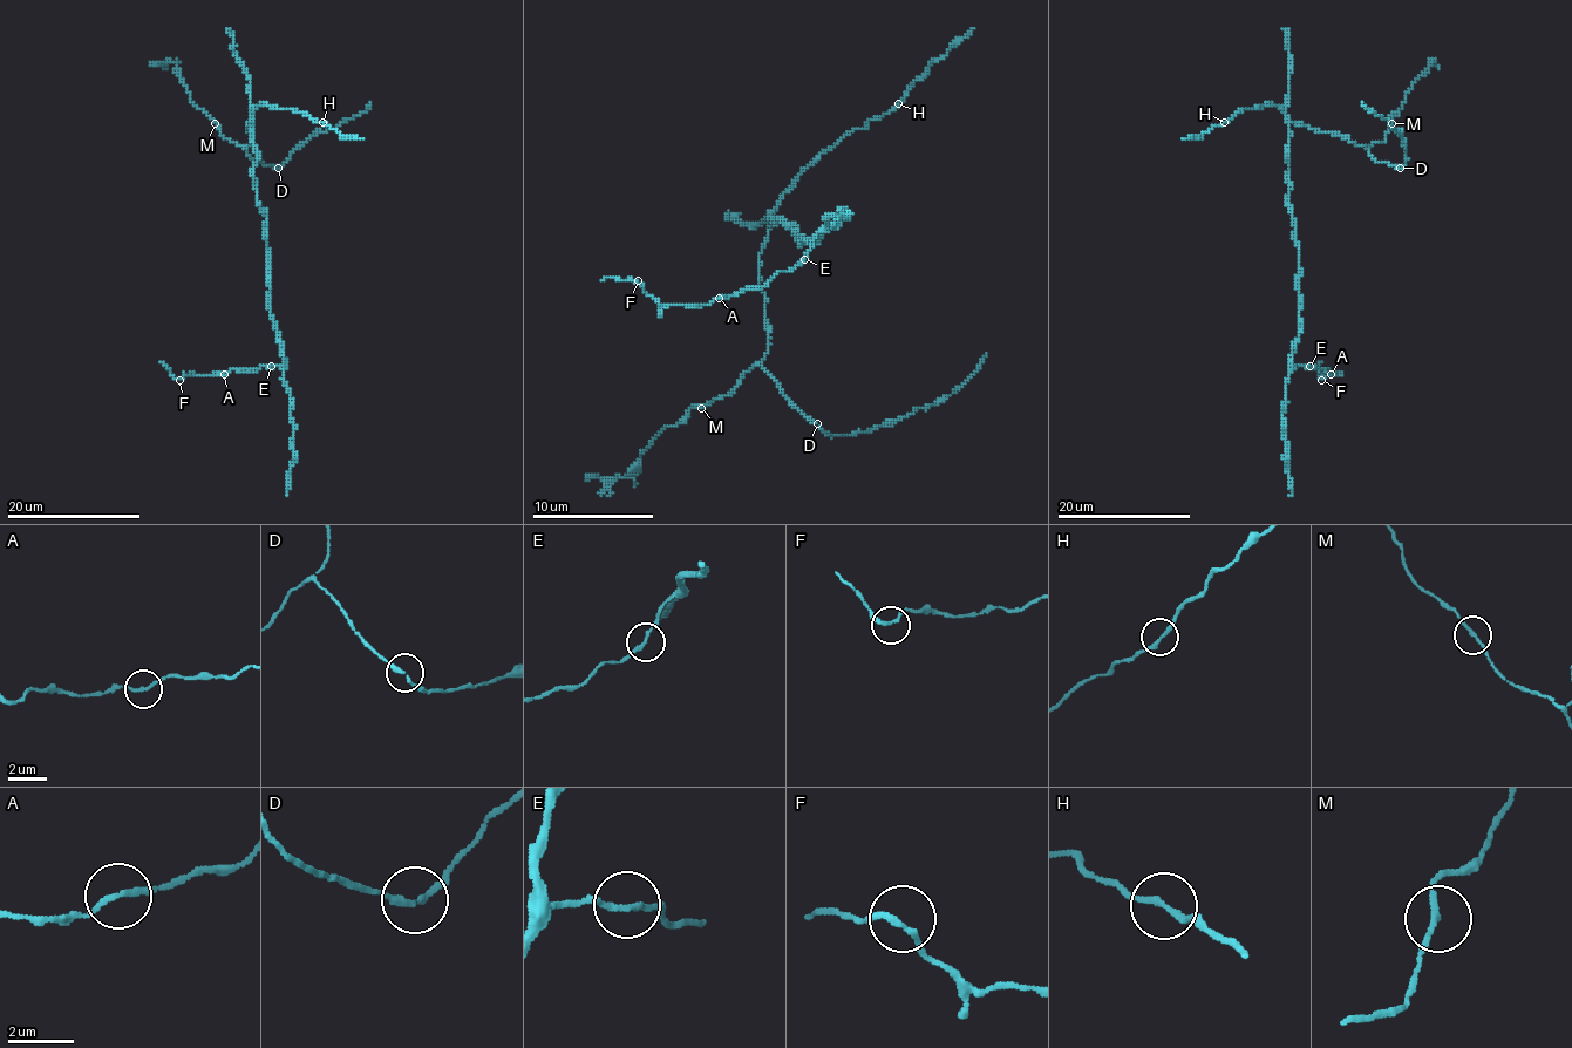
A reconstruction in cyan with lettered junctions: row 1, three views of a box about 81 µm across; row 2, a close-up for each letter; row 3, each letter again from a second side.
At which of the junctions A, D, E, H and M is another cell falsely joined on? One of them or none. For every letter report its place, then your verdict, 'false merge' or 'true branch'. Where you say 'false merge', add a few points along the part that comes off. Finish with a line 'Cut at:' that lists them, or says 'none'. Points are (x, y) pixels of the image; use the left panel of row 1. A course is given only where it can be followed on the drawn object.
A: (224, 374) | true branch
D: (278, 168) | true branch
E: (271, 366) | true branch
H: (322, 122) | true branch
M: (215, 123) | true branch
Cut at: none

